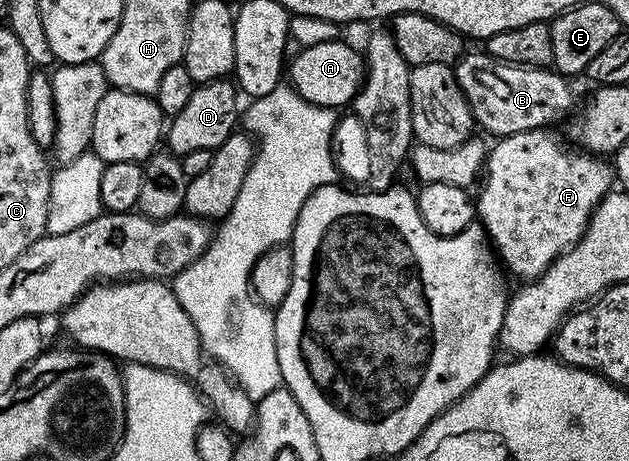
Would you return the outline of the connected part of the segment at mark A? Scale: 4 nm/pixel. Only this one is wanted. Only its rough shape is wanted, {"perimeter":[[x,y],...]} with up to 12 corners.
{"perimeter":[[343,40],[301,47],[289,85],[317,106],[349,107],[366,77]]}

